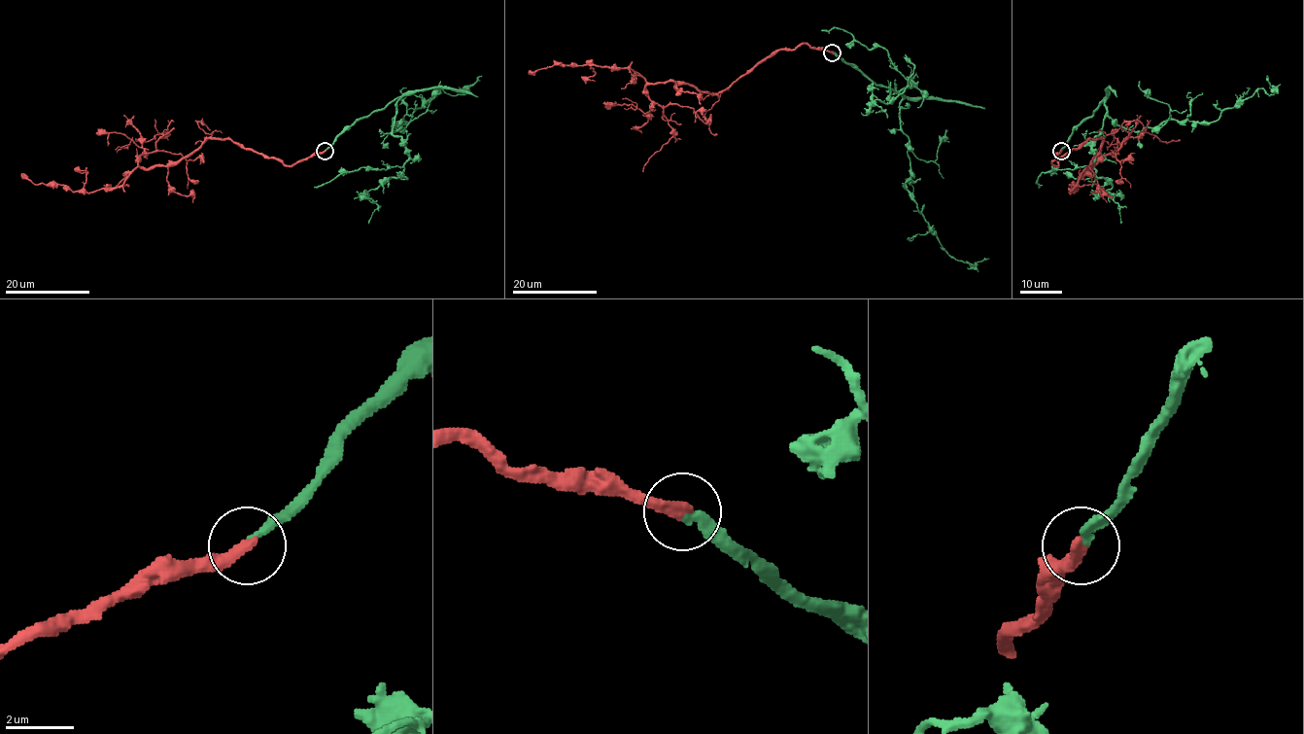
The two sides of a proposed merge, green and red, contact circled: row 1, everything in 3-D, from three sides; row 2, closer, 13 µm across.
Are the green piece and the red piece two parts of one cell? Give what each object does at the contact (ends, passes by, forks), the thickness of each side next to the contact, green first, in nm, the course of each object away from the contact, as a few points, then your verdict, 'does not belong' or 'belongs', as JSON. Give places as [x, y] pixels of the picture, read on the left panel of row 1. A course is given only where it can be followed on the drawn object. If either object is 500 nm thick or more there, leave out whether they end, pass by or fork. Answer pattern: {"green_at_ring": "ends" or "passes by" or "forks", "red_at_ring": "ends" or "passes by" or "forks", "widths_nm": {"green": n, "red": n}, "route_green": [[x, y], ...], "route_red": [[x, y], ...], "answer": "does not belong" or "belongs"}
{"green_at_ring": "ends", "red_at_ring": "ends", "widths_nm": {"green": 240, "red": 380}, "route_green": [[325, 151], [358, 120], [395, 100], [394, 131], [439, 88], [463, 93], [481, 76]], "route_red": [[325, 151], [290, 165], [209, 139], [175, 161], [136, 167], [114, 189], [90, 192], [20, 174]], "answer": "belongs"}

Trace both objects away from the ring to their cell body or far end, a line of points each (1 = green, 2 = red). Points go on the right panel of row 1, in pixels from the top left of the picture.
1: (1061, 151), (1104, 100), (1108, 115), (1136, 131), (1167, 120), (1214, 122), (1260, 88), (1274, 93), (1266, 76)
2: (1061, 151), (1053, 165), (1087, 139), (1102, 139), (1092, 168), (1084, 170), (1074, 192), (1082, 174)

